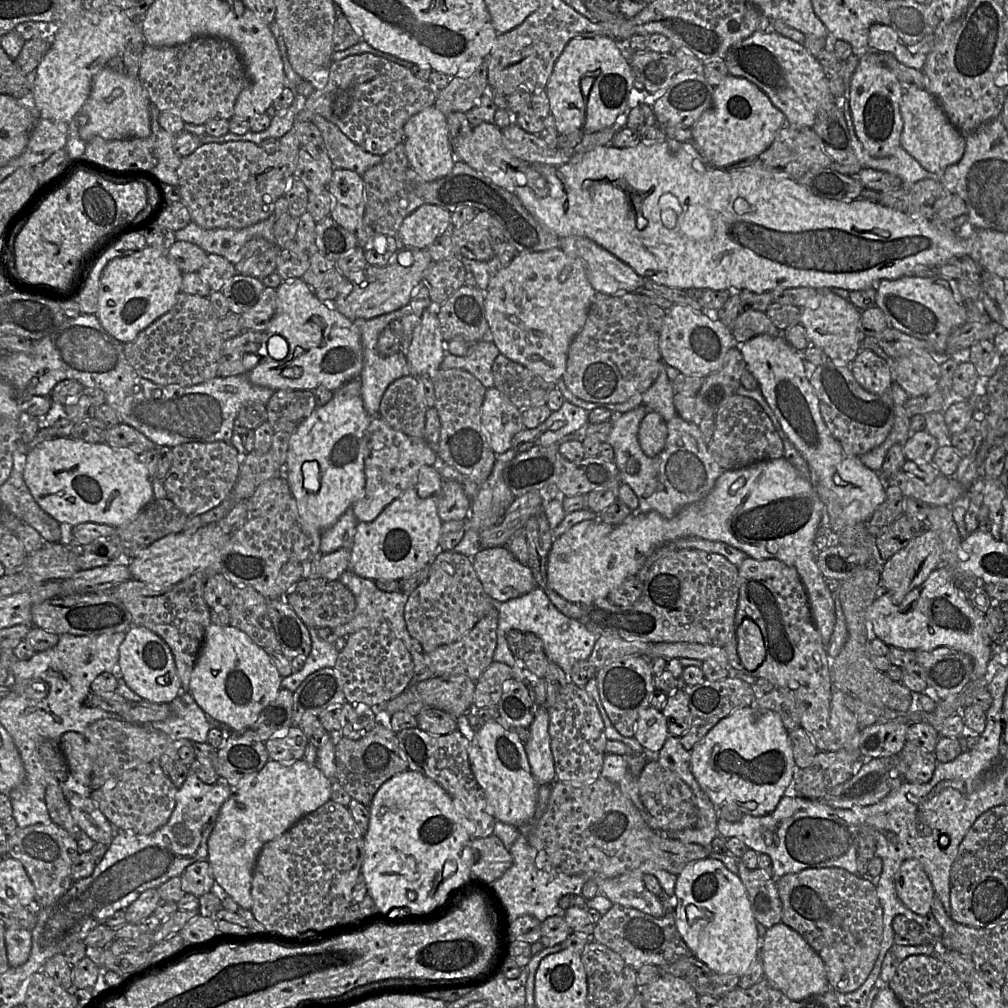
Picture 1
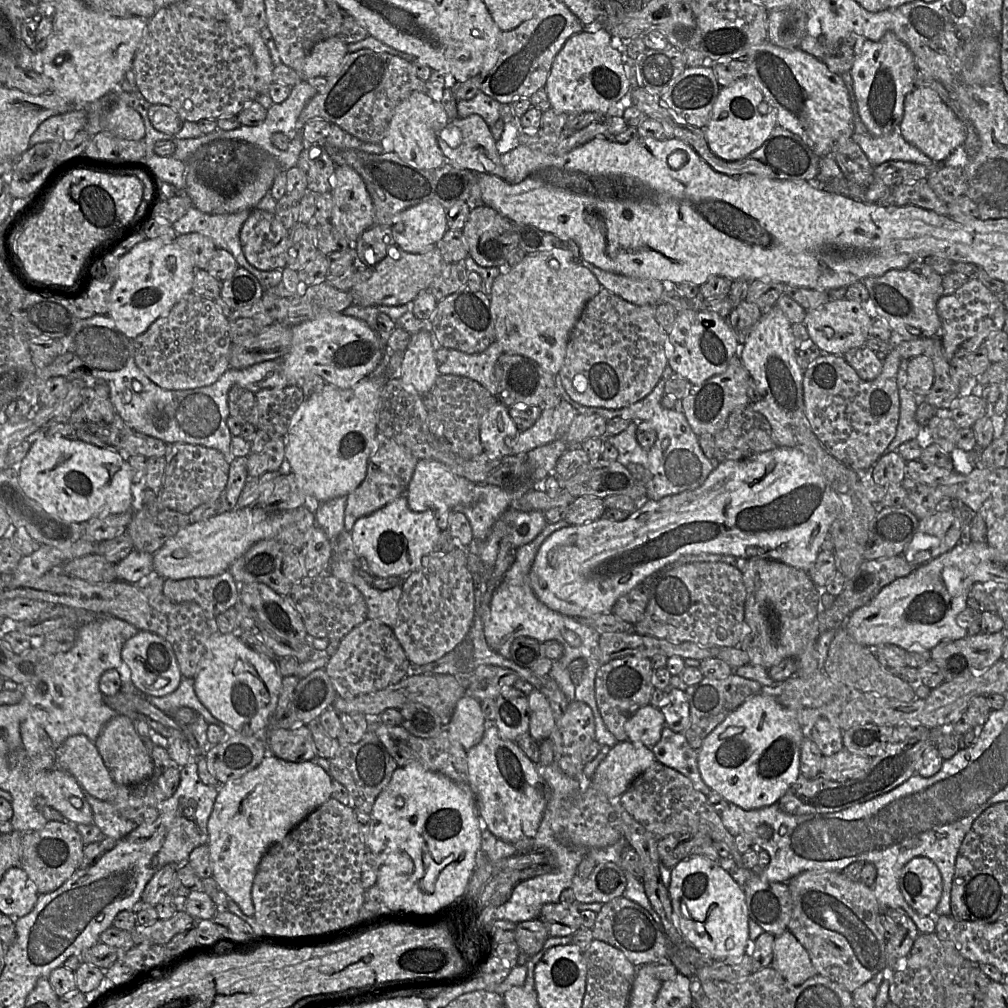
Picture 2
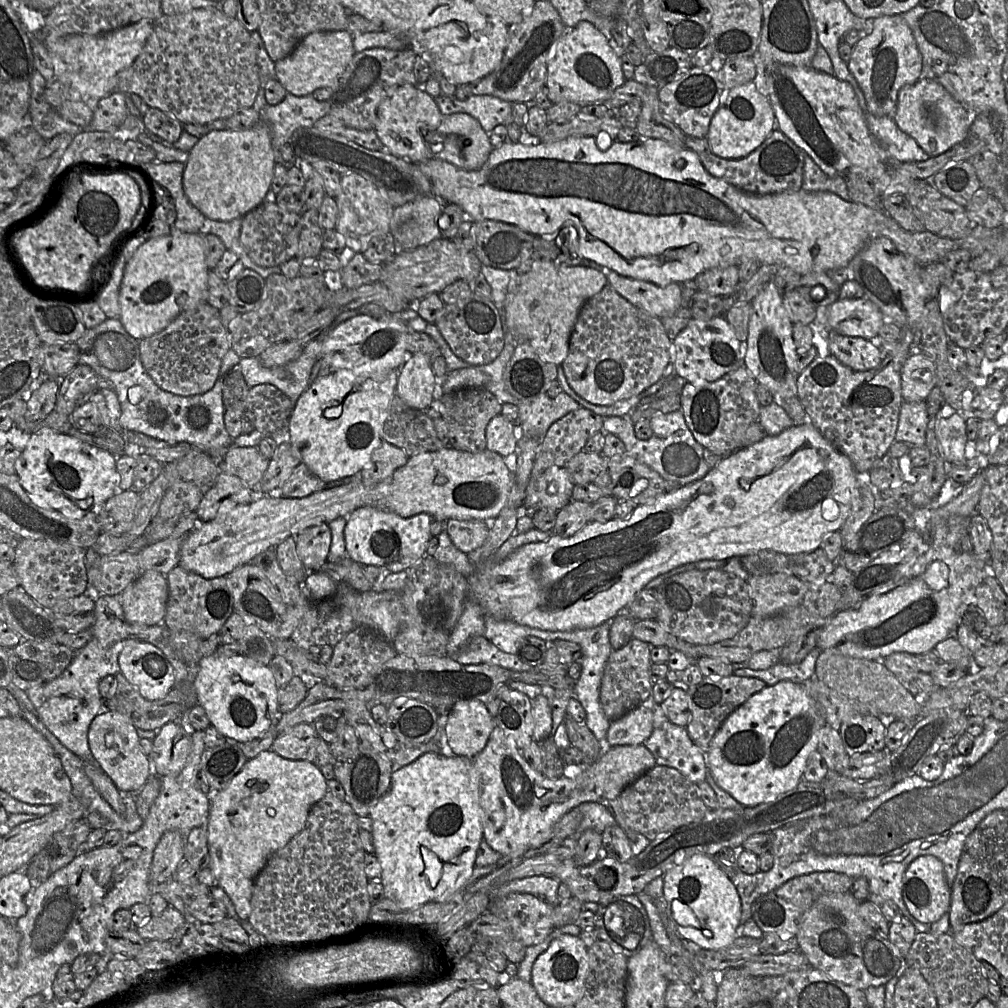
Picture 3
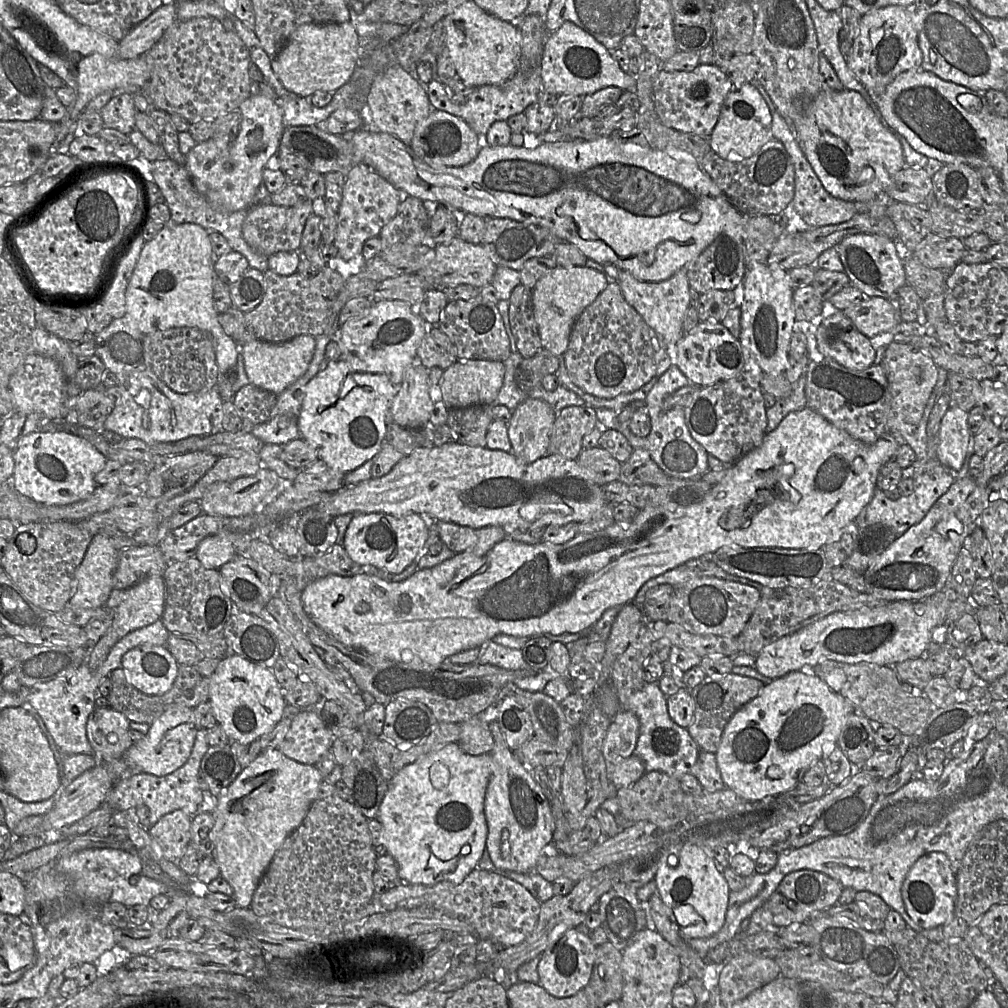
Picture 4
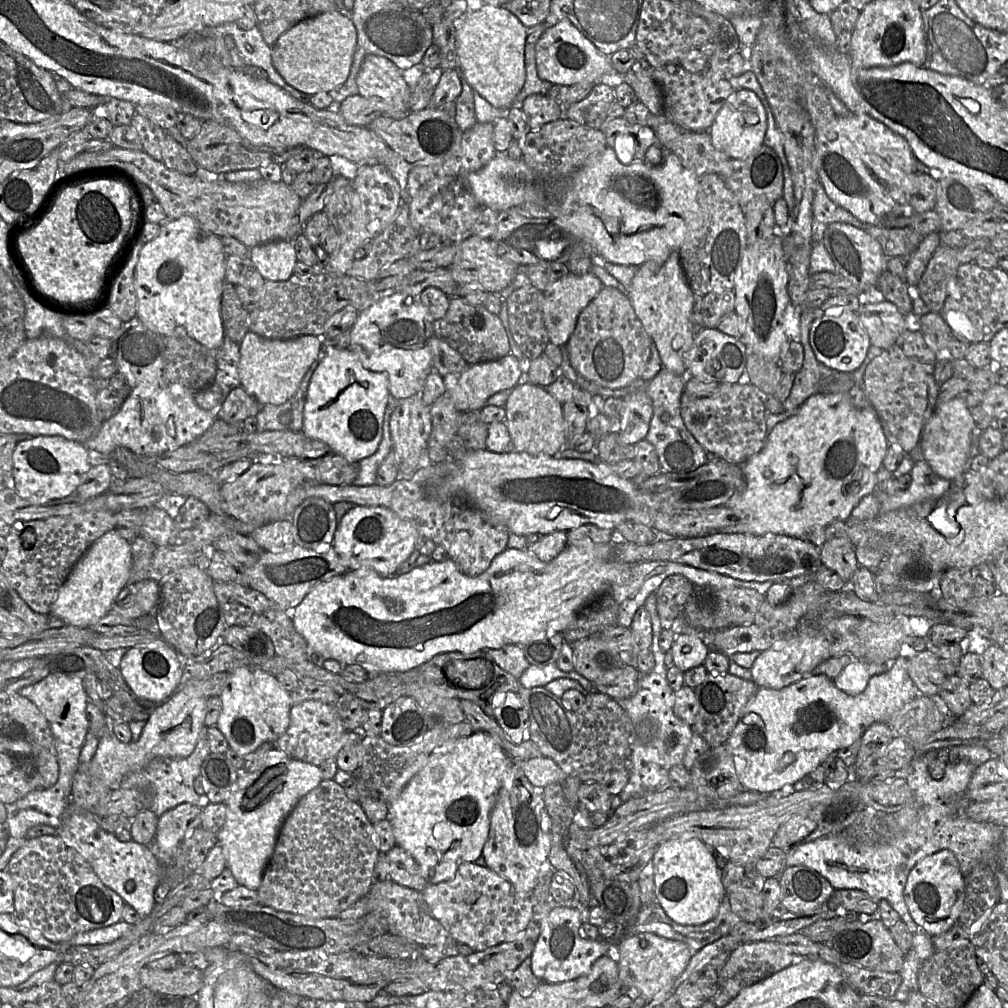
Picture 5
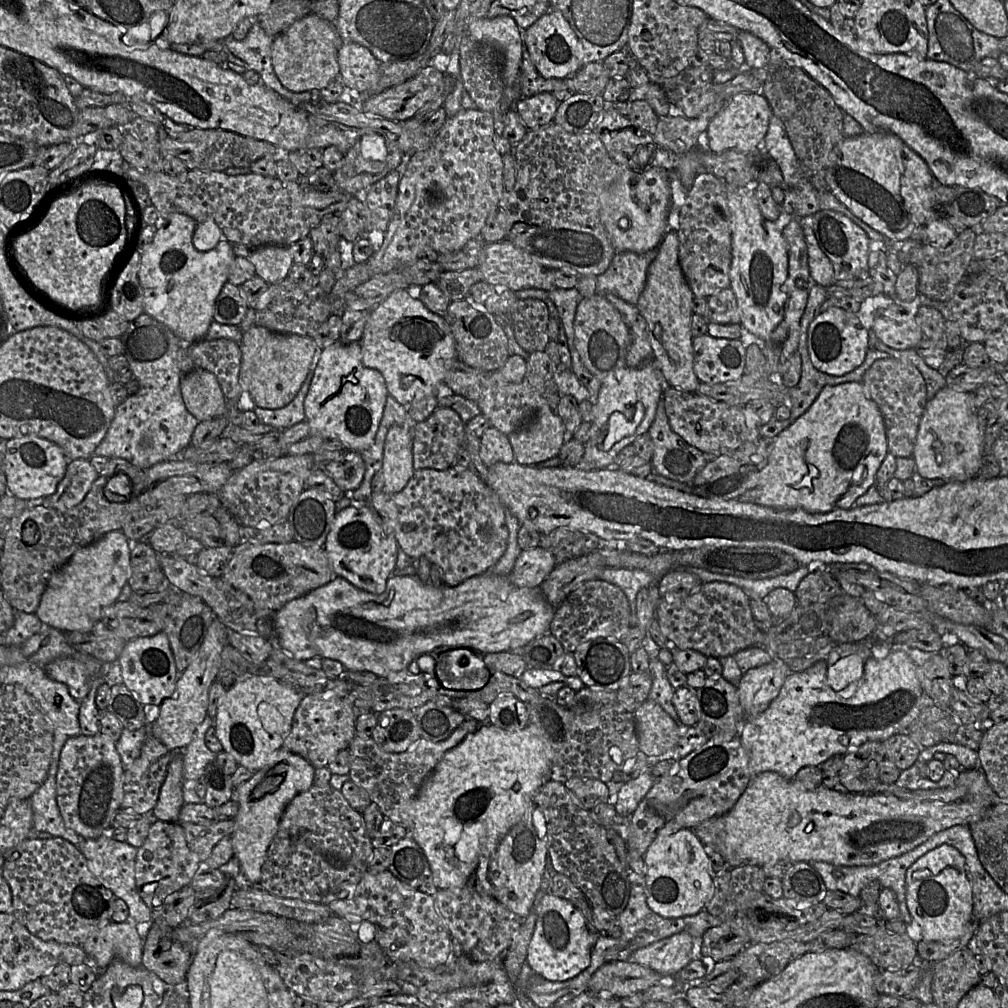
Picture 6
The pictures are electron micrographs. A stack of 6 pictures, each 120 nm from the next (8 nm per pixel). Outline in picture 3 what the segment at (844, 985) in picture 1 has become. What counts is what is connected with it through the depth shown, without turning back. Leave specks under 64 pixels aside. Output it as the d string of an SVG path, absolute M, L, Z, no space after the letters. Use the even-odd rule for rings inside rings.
M850 891L820 896L802 915L795 939L798 950L806 957L810 967L820 970L835 981L865 990L886 985L893 977L900 976L904 958L888 938L878 934L864 921L859 915L859 904Z

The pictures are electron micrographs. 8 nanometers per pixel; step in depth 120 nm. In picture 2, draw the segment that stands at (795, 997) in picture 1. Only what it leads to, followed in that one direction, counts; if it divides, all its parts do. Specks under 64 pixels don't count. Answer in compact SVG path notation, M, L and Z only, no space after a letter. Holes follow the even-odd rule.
M788 930L775 937L771 967L794 986L817 974L807 951Z

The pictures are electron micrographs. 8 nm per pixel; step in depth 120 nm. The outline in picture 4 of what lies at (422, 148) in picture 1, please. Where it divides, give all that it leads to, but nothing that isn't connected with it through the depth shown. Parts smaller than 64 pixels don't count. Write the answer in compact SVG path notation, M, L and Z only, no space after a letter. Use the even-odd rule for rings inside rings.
M398 66L386 69L373 80L367 95L367 106L372 128L394 135L407 145L411 142L416 127L433 110L426 88Z

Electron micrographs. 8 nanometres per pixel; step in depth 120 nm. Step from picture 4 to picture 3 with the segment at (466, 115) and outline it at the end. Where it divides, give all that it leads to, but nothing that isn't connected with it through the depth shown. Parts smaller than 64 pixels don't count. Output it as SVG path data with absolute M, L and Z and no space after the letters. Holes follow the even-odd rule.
M439 95L435 98L441 113L467 113L479 121L488 134L499 124L512 118L513 104L491 95L471 95L465 100L455 96Z

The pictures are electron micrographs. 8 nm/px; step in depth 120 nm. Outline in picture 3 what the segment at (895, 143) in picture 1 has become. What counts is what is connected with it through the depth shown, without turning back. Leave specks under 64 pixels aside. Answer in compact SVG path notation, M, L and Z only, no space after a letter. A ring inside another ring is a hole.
M902 15L873 19L872 32L853 47L848 69L864 93L868 111L876 116L893 117L900 89L918 82L922 72L922 54Z

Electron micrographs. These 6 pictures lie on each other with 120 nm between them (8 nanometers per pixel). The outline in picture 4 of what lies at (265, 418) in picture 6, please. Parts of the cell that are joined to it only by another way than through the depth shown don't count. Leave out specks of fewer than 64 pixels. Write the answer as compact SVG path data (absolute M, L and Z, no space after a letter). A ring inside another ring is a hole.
M336 332L332 335L323 333L315 339L315 352L306 372L278 395L275 415L265 423L254 425L252 434L264 444L285 445L300 437L298 420L306 385L320 371L326 346L336 339Z

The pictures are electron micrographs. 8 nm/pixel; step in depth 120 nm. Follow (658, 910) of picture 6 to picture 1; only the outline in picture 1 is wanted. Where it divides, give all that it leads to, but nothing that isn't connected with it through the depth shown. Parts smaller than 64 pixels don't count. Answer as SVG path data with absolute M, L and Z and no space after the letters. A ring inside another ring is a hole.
M712 858L688 864L675 885L676 926L693 956L718 974L743 977L762 947L747 890L740 877Z

